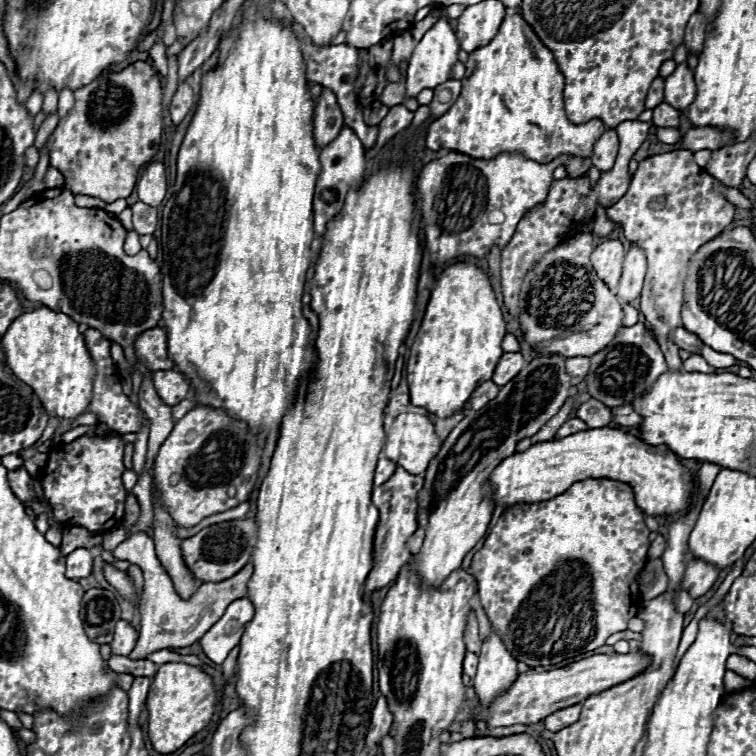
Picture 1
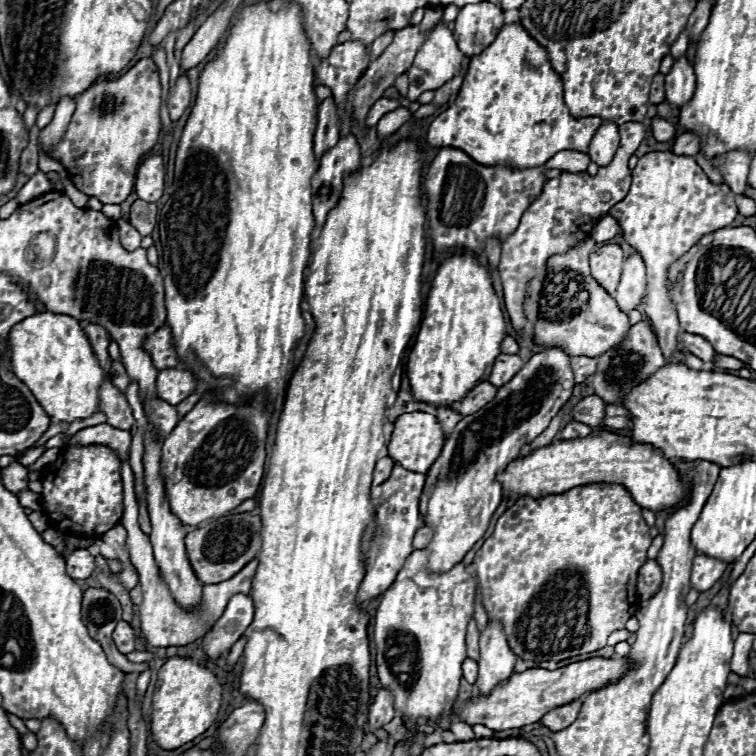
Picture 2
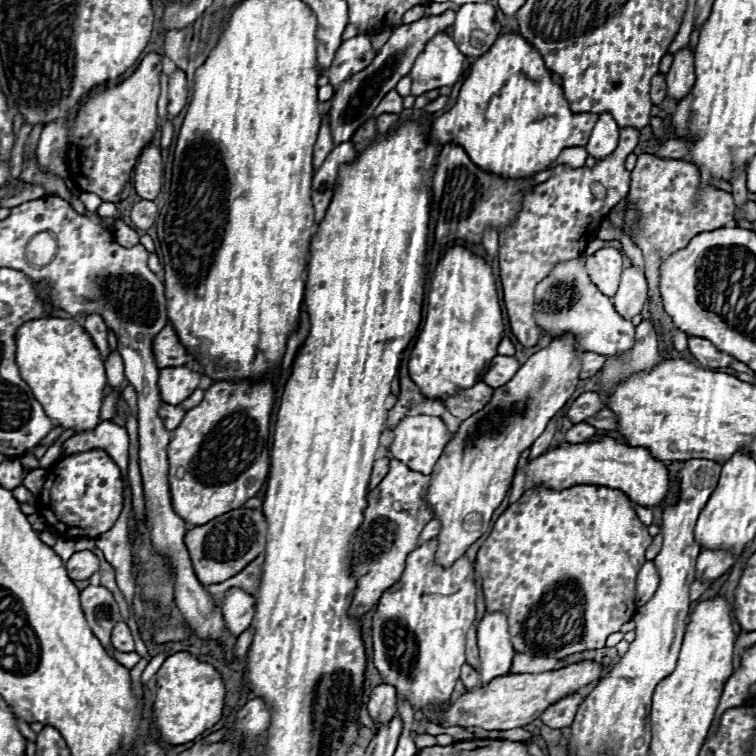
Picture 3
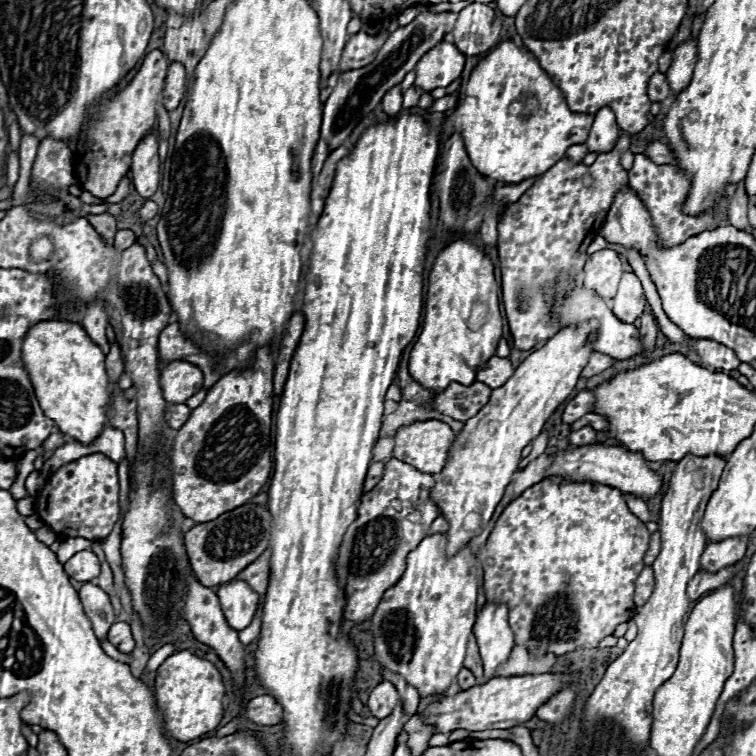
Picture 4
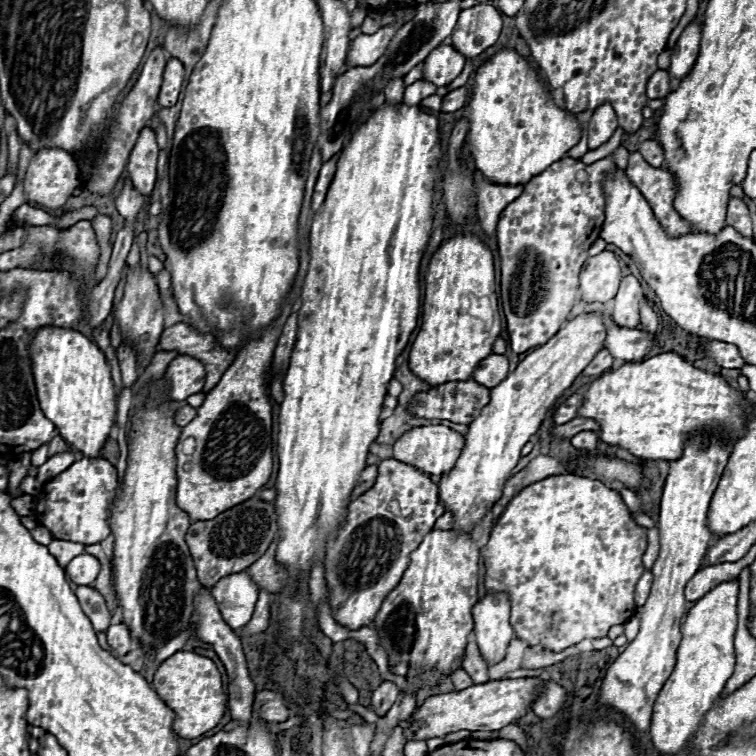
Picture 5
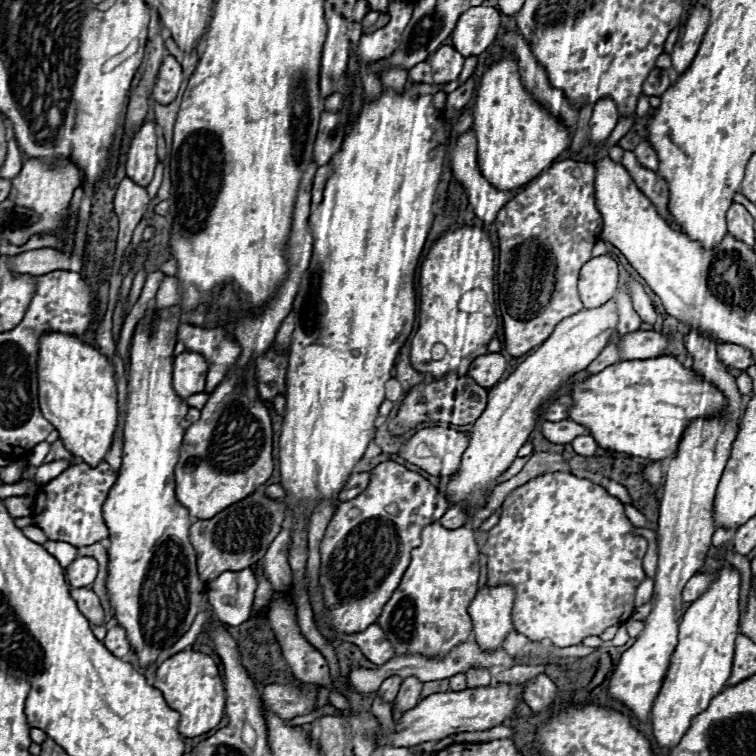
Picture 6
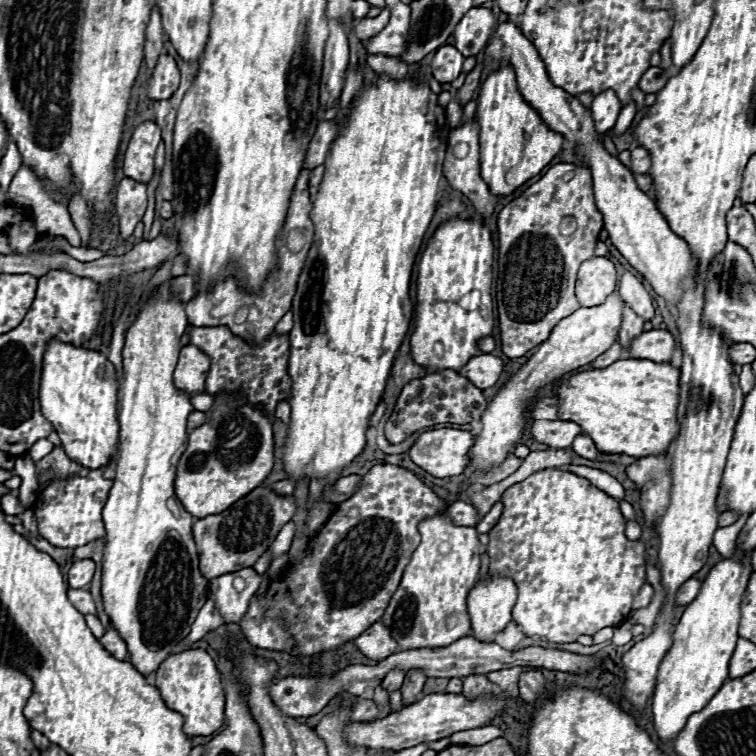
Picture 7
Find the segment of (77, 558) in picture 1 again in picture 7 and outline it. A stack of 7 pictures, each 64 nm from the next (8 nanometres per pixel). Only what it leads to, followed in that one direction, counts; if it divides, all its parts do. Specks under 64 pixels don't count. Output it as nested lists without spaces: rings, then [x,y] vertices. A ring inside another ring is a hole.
[[[86,558],[86,560],[76,560],[68,572],[68,584],[70,588],[84,588],[92,582],[92,576],[94,576],[94,570],[96,570],[96,564]]]

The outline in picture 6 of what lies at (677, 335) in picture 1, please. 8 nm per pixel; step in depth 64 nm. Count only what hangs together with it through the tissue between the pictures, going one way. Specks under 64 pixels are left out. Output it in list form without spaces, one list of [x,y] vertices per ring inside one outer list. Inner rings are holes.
[[[718,344],[716,346],[718,358],[730,366],[730,368],[742,368],[742,366],[752,366],[754,360],[750,356],[750,352],[742,346],[732,346],[732,344]]]

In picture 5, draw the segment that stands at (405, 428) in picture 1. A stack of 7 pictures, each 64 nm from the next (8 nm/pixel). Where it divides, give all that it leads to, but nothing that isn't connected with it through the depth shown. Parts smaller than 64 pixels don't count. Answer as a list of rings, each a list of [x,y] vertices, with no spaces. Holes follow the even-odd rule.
[[[418,426],[404,432],[394,442],[394,458],[428,474],[446,474],[452,470],[462,444],[462,434],[448,426]]]

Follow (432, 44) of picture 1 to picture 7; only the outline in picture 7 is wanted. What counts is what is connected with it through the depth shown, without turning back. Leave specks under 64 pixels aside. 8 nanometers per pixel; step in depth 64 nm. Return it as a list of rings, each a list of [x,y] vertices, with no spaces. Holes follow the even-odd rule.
[[[440,46],[432,58],[432,74],[438,82],[452,82],[462,72],[464,56],[454,46]]]

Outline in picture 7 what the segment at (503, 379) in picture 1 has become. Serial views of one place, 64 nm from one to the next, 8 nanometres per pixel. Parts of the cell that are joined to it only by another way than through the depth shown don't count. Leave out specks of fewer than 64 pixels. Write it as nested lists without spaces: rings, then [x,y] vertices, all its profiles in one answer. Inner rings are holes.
[[[480,354],[470,358],[470,362],[460,370],[460,376],[466,376],[478,388],[490,388],[498,382],[504,370],[504,362],[492,354]]]

